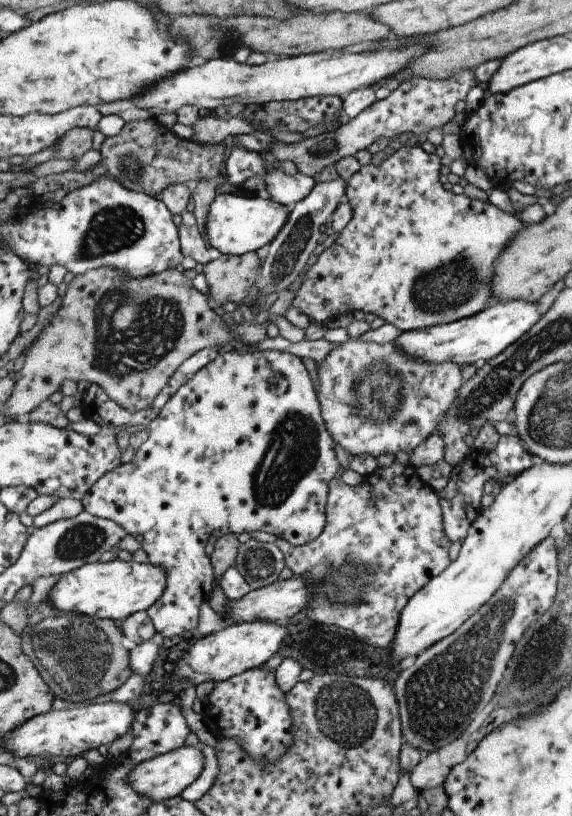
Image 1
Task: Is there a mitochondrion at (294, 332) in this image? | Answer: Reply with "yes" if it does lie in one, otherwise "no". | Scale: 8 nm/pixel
no

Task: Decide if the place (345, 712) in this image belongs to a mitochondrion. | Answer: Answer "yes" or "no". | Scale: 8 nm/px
yes

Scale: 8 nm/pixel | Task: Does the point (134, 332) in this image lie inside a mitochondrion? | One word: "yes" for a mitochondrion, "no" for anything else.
yes

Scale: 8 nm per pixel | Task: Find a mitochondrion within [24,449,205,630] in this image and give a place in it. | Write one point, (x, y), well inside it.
(79, 542)

